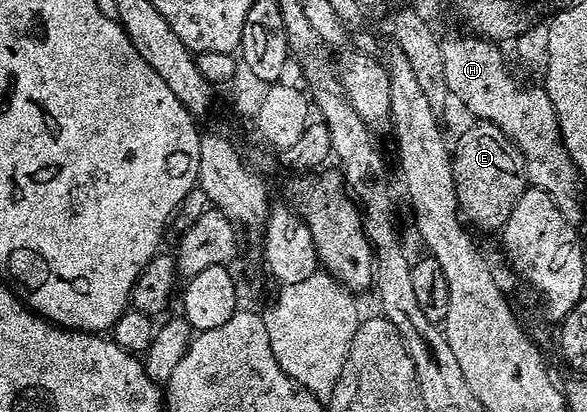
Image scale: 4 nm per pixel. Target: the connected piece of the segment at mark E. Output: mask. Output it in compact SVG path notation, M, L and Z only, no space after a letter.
M483 122L473 125L461 134L451 153L456 203L469 225L477 224L488 232L495 228L497 231L503 229L510 218L510 210L514 210L518 198L522 198L525 188L529 187L524 156L498 126Z

